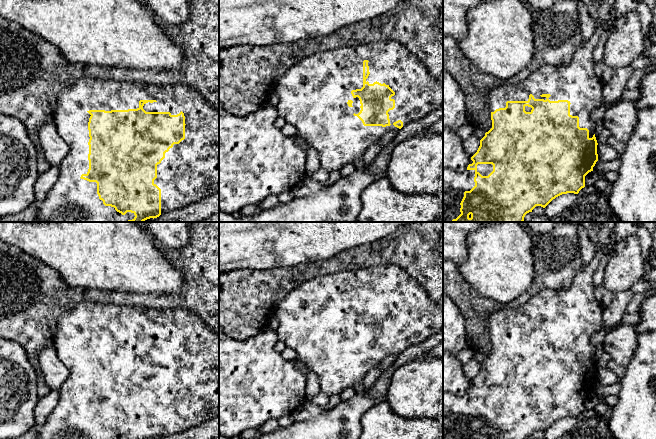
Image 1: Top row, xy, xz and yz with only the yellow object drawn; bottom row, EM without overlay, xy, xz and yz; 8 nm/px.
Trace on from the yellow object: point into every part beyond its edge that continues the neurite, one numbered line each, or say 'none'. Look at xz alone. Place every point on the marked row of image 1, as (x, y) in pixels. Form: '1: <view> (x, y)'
1: xz (312, 95)

